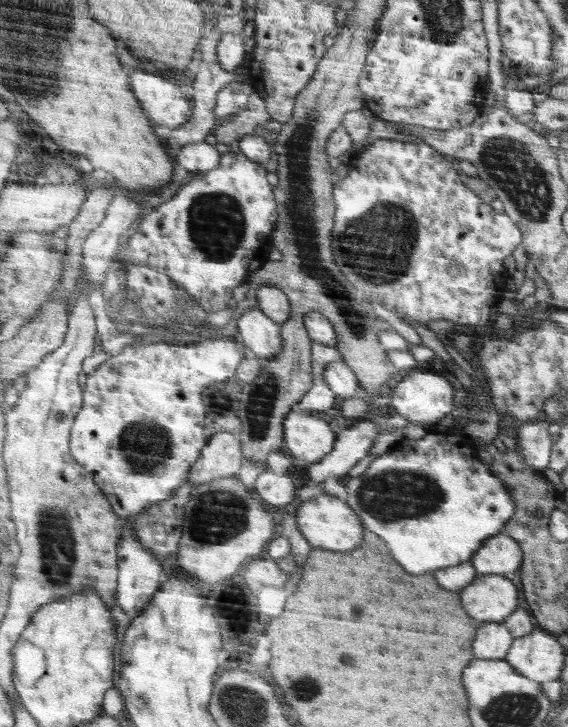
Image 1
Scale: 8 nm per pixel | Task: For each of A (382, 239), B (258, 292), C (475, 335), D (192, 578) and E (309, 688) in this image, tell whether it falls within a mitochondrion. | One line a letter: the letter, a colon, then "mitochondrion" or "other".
A: mitochondrion
B: other
C: other
D: other
E: mitochondrion

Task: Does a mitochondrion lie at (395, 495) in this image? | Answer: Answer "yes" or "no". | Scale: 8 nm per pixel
yes

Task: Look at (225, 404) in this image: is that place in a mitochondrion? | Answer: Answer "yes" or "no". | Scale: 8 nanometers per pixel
yes

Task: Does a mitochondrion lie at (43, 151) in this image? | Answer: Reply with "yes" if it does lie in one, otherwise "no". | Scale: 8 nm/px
no

